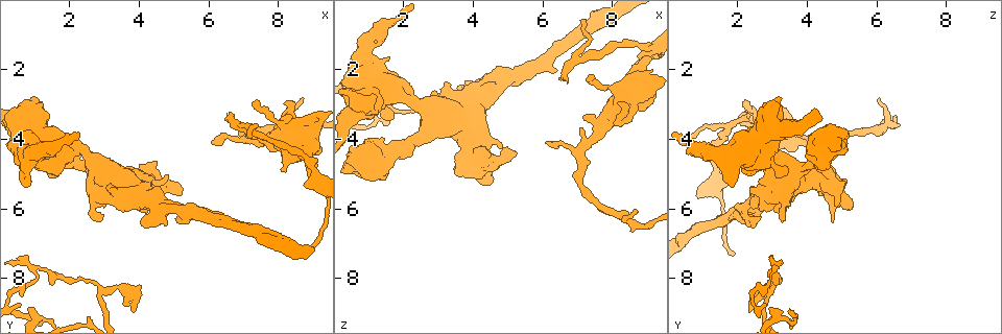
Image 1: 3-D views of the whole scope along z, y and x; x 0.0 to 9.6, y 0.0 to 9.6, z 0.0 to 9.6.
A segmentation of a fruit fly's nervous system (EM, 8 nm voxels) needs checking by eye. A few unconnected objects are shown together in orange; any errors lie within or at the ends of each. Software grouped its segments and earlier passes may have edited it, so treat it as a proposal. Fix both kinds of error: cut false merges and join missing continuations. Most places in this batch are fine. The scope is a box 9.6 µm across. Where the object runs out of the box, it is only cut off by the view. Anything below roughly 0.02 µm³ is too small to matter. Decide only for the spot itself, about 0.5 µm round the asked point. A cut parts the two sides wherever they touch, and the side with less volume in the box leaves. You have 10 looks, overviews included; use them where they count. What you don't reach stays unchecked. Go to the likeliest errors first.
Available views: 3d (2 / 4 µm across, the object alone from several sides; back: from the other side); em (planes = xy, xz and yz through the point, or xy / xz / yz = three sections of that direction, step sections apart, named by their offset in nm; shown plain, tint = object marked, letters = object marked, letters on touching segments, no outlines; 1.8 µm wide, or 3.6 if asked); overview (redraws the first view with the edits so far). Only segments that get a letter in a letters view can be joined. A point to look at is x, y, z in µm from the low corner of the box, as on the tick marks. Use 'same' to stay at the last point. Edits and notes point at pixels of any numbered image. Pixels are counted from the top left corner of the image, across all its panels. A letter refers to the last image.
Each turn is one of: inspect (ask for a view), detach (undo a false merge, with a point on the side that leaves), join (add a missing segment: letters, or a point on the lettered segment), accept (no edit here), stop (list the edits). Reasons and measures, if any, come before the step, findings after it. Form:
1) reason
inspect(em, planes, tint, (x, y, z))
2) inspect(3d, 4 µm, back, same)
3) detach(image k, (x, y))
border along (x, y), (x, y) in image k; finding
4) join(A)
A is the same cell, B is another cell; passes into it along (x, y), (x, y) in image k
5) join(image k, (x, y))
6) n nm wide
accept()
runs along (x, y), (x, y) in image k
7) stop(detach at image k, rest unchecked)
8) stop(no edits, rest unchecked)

thin end
inspect(em, 3.6 µm, xz, step 8, tint, (3.80, 8.90, 2.30))

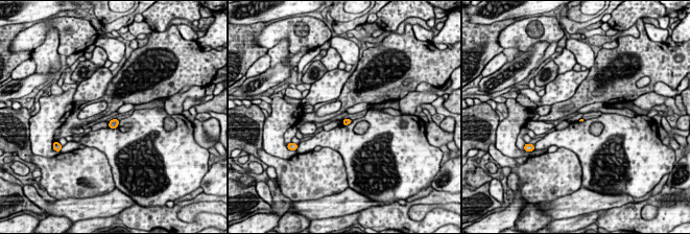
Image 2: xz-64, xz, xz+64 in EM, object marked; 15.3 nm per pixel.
inspect(em, 3.6 µm, xy, step 16, letters, same)

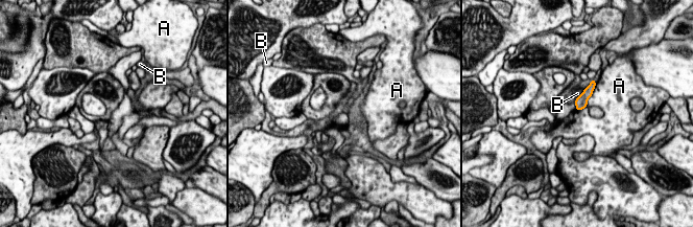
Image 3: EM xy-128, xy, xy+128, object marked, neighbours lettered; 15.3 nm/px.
130 nm wide
accept()
A and B are other cells; border along (583, 90), (576, 98) in image 3; no lettered segment goes on from it

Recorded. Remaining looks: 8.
side arm on a straight run
inspect(em, xz, step 16, letters, (4.60, 5.70, 2.45))

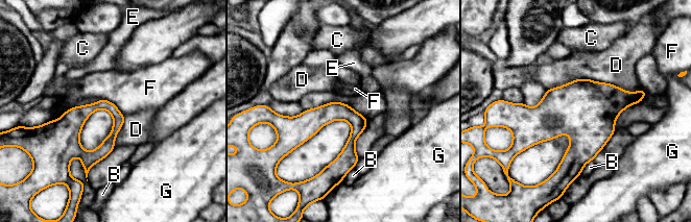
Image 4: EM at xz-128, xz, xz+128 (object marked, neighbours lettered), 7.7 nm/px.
accept()
B, C, D, E, F and G are other cells; continuous, no second cell

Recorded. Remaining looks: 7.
an open end
inspect(em, yz, step 4, tint, (6.65, 3.35, 2.30))

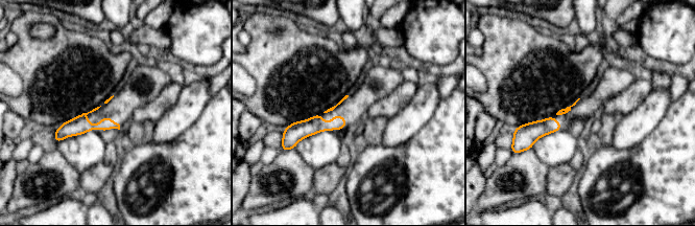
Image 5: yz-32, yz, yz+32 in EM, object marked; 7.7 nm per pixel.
cut it another way
inspect(em, planes, letters, same)

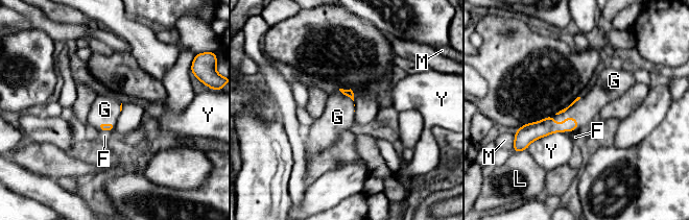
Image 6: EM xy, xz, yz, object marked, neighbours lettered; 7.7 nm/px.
join(G)
G is the same cell, F, L, M and Y are other cells; passes into it along (539, 129), (564, 112), (586, 111) in image 6; the cell continues

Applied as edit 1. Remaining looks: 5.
thick turns thin
inspect(em, 3.6 µm, planes, letters, (4.05, 5.10, 4.40))

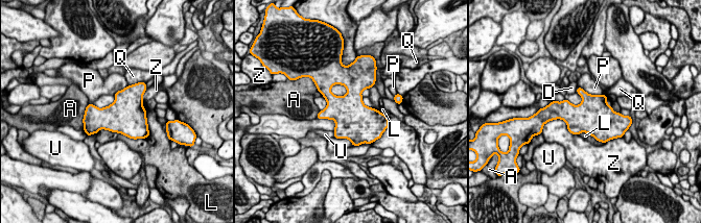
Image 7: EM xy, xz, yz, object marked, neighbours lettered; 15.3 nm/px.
550 nm wide
accept()
A, D, L, P, Q, U and Z are other cells; border along (97, 131), (108, 129), (141, 139) in image 7; all the same cell

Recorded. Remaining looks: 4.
stop(join at image 6, rest unchecked)

